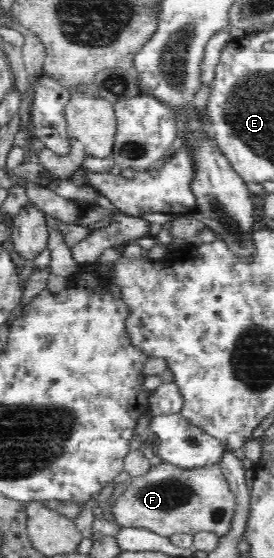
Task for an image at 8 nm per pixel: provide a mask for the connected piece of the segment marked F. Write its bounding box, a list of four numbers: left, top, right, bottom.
[111,461,237,538]

